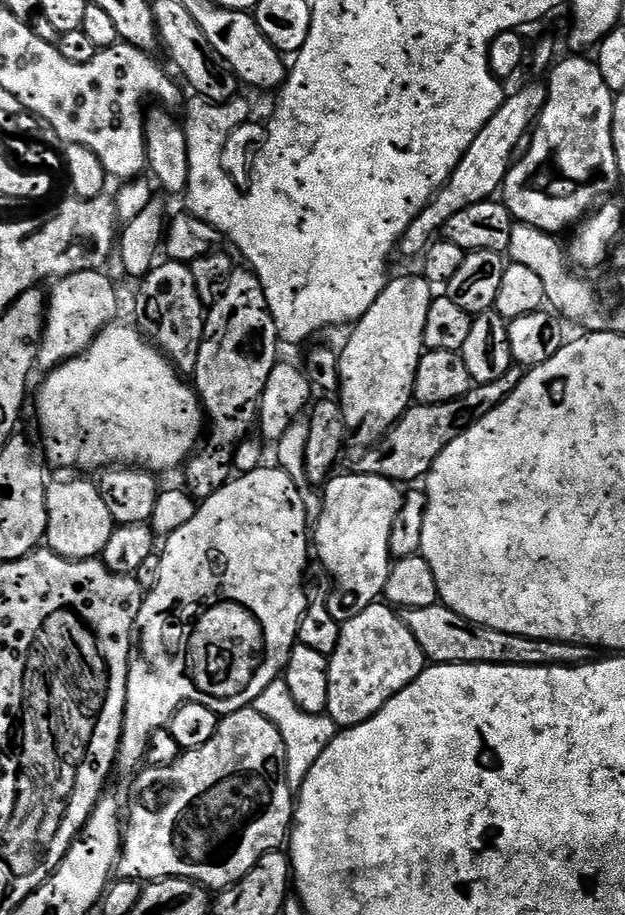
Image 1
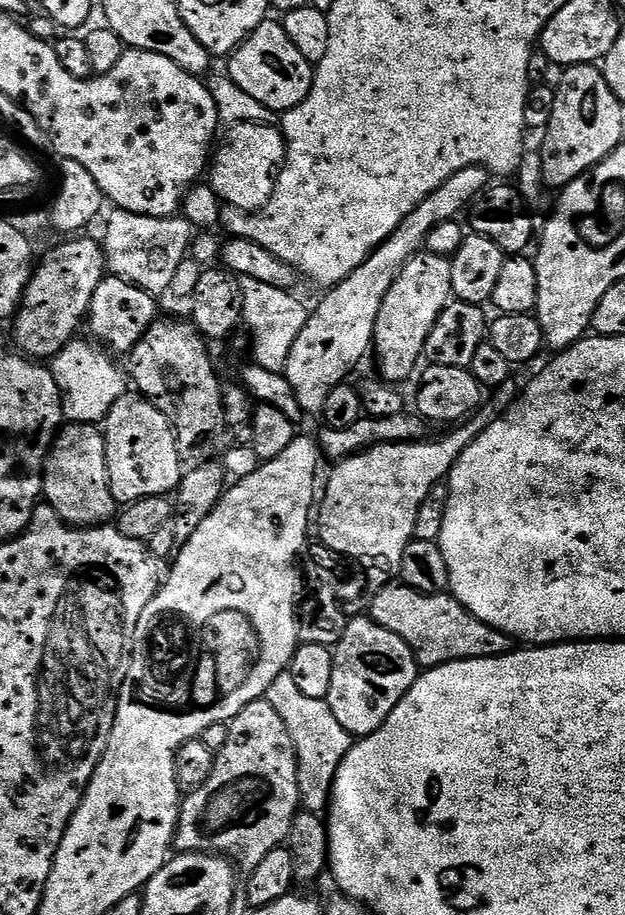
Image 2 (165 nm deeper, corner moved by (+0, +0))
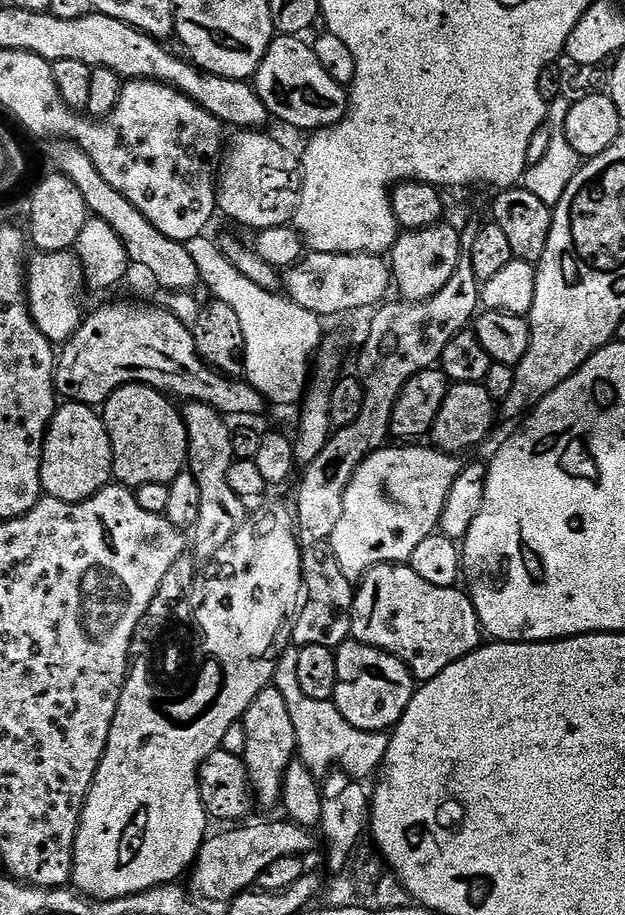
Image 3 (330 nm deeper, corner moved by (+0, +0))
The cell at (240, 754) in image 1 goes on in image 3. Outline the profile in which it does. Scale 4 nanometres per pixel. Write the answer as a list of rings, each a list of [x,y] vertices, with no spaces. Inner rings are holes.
[[[275,686],[264,688],[254,698],[254,702],[250,702],[242,723],[246,730],[246,750],[242,759],[248,767],[248,781],[252,784],[255,803],[264,808],[272,808],[275,804],[277,807],[281,803],[284,775],[297,755],[294,721],[290,719],[286,698],[282,698]]]

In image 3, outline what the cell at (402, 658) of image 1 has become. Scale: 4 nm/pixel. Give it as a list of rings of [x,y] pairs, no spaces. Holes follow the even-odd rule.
[[[351,638],[335,649],[335,653],[338,678],[334,703],[342,718],[346,718],[350,726],[358,726],[358,730],[367,732],[388,732],[395,728],[412,701],[412,671],[389,652],[360,644]]]

